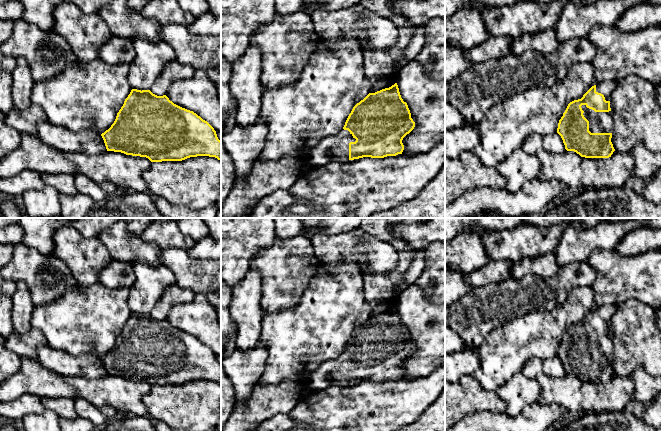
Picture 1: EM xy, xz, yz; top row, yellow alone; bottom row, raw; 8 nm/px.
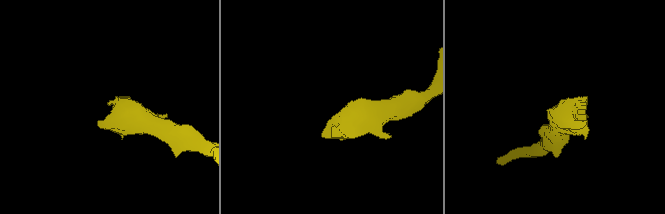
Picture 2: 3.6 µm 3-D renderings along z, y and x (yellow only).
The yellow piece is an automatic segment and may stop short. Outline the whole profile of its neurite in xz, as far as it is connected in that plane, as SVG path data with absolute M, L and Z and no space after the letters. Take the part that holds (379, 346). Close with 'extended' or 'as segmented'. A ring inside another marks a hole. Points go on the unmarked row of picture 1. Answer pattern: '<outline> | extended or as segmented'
M397 307L375 317L369 317L357 327L349 338L343 353L332 361L324 362L306 382L313 391L332 385L354 384L363 381L384 382L402 378L403 362L415 351L406 326L401 322Z | extended

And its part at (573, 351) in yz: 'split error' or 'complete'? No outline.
split error

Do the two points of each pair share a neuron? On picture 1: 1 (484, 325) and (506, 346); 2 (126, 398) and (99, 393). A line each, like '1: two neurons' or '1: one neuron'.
1: two neurons
2: one neuron

